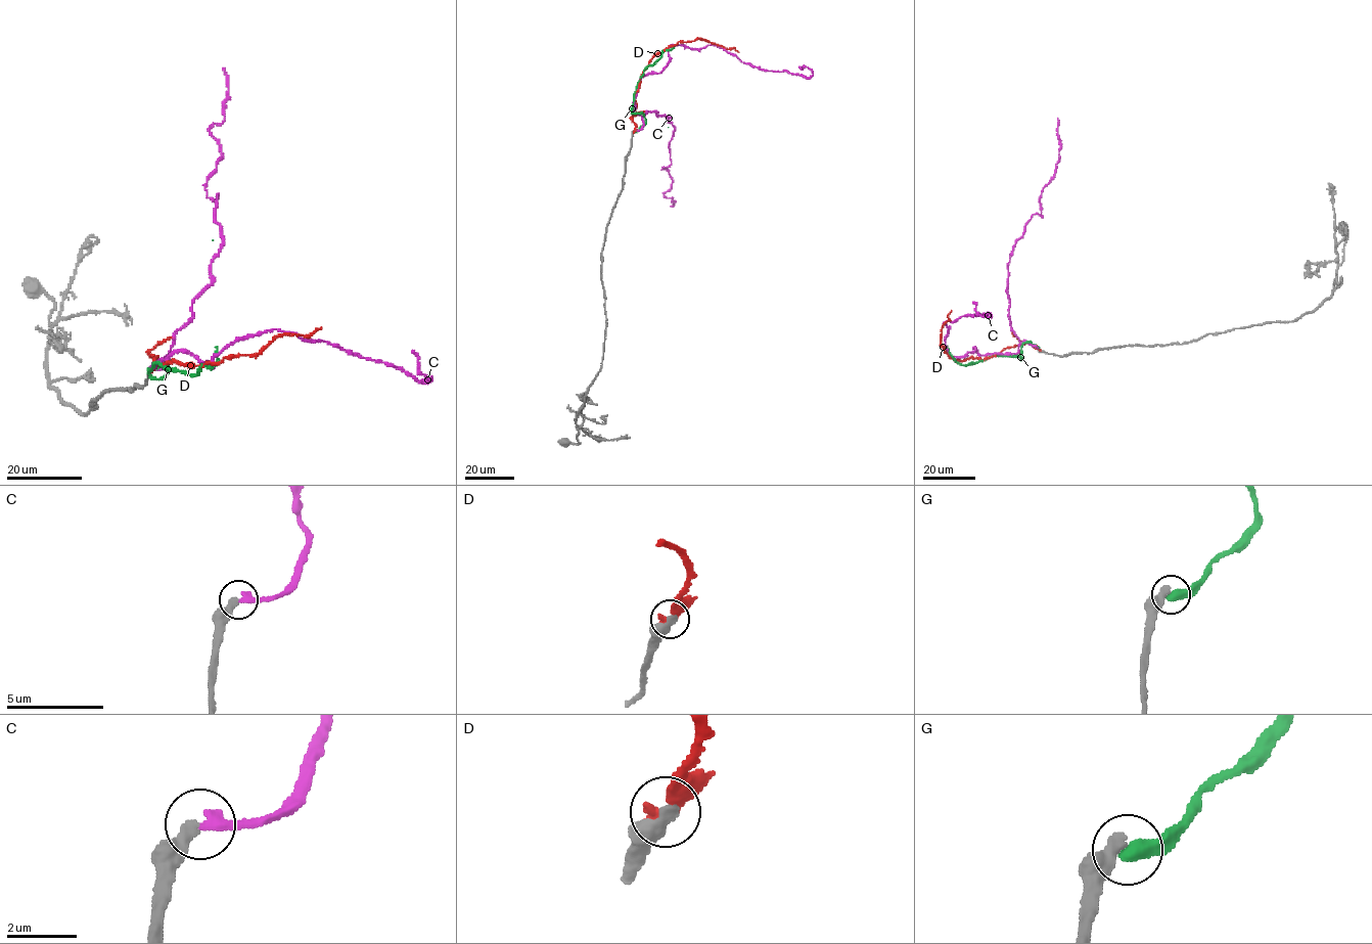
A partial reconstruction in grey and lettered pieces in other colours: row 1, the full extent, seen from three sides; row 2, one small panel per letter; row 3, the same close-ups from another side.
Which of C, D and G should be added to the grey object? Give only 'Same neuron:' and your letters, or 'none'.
Same neuron: C

